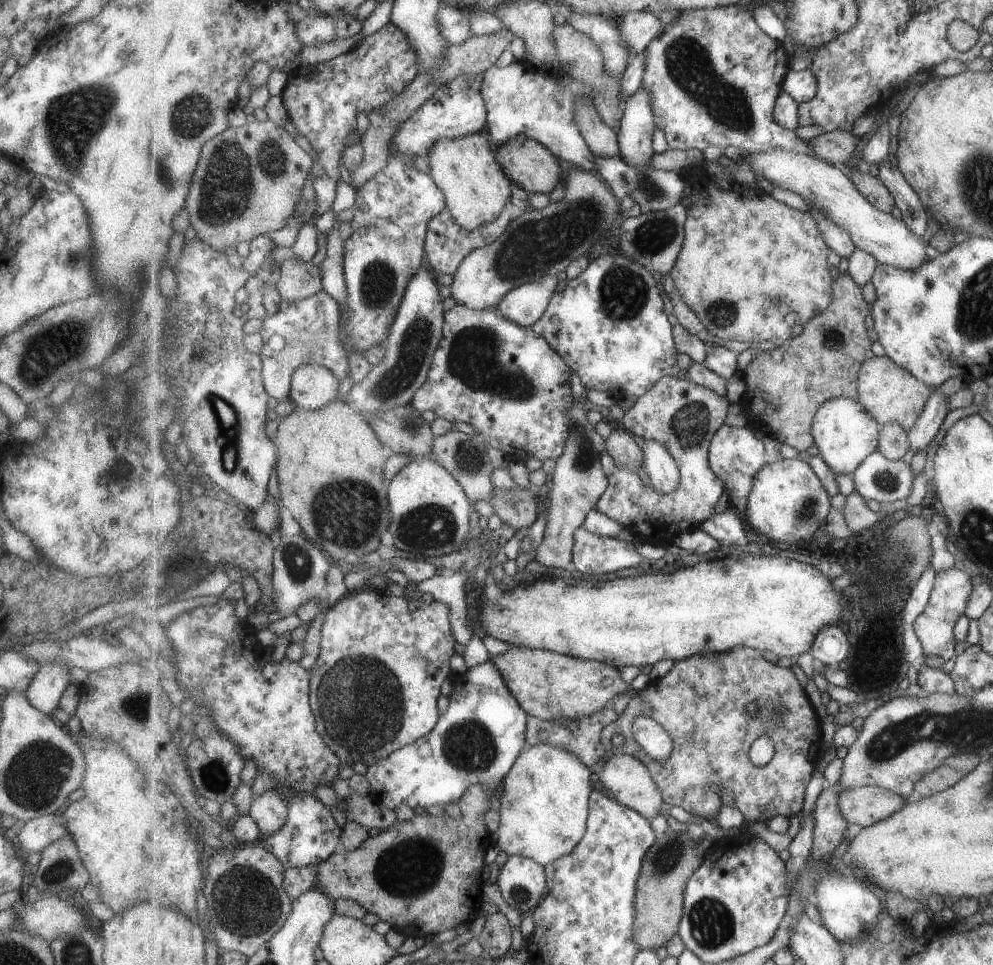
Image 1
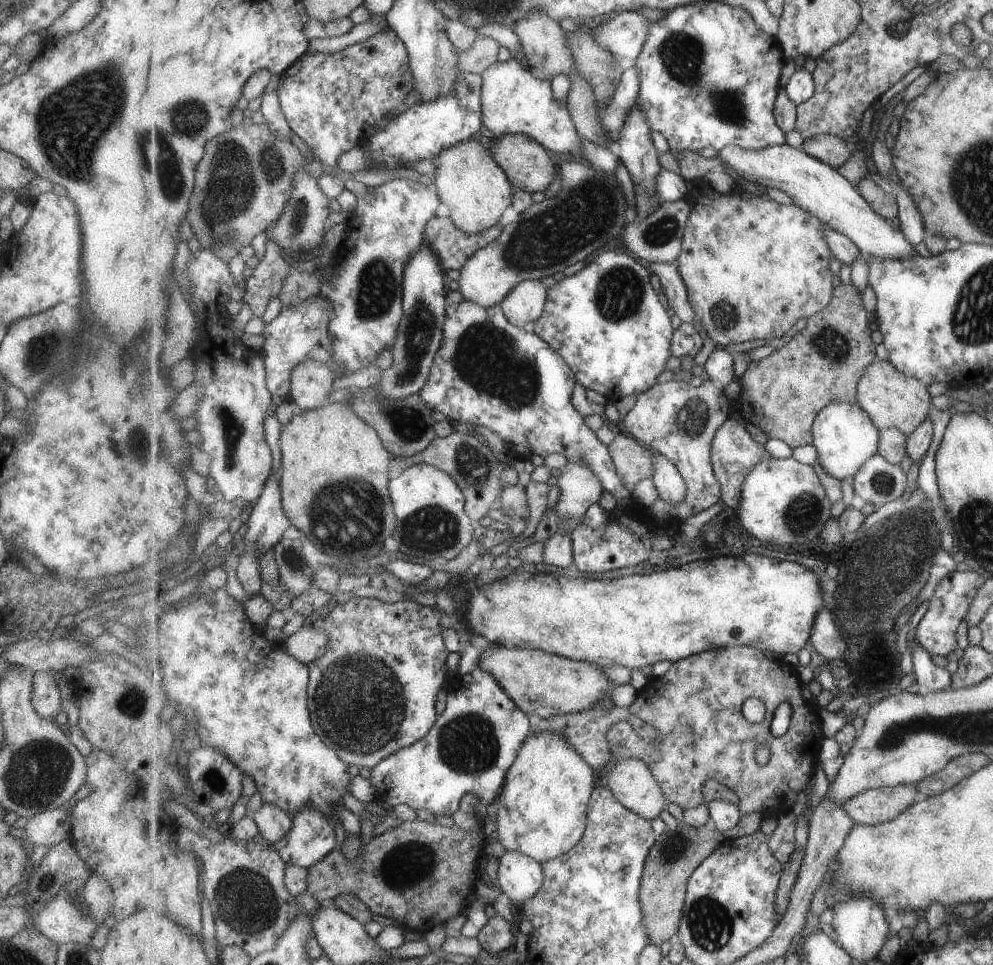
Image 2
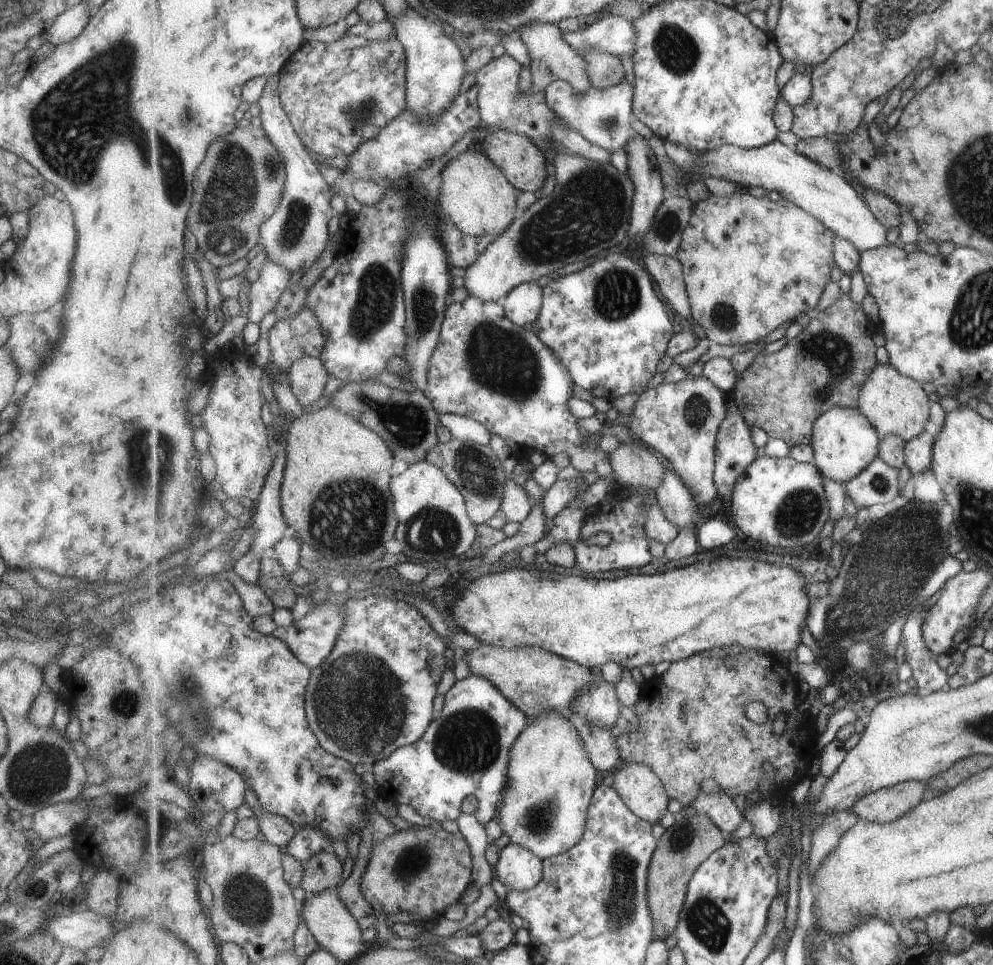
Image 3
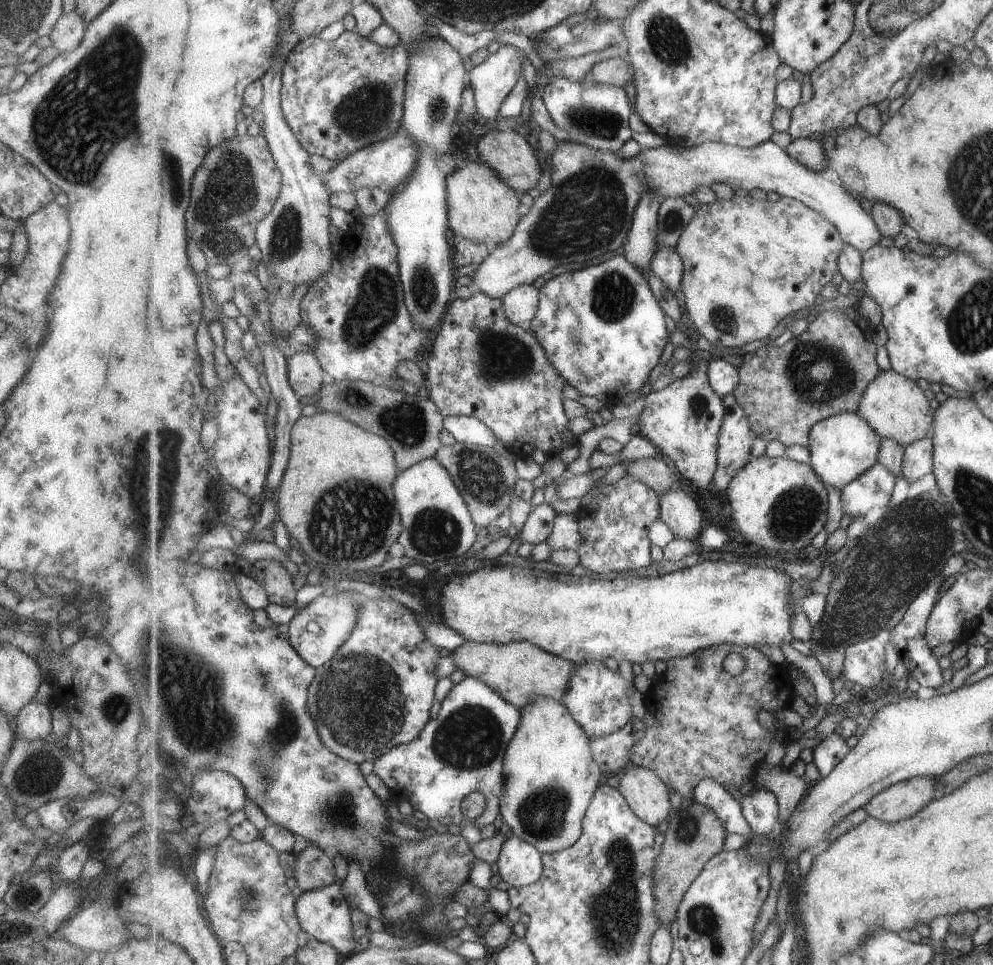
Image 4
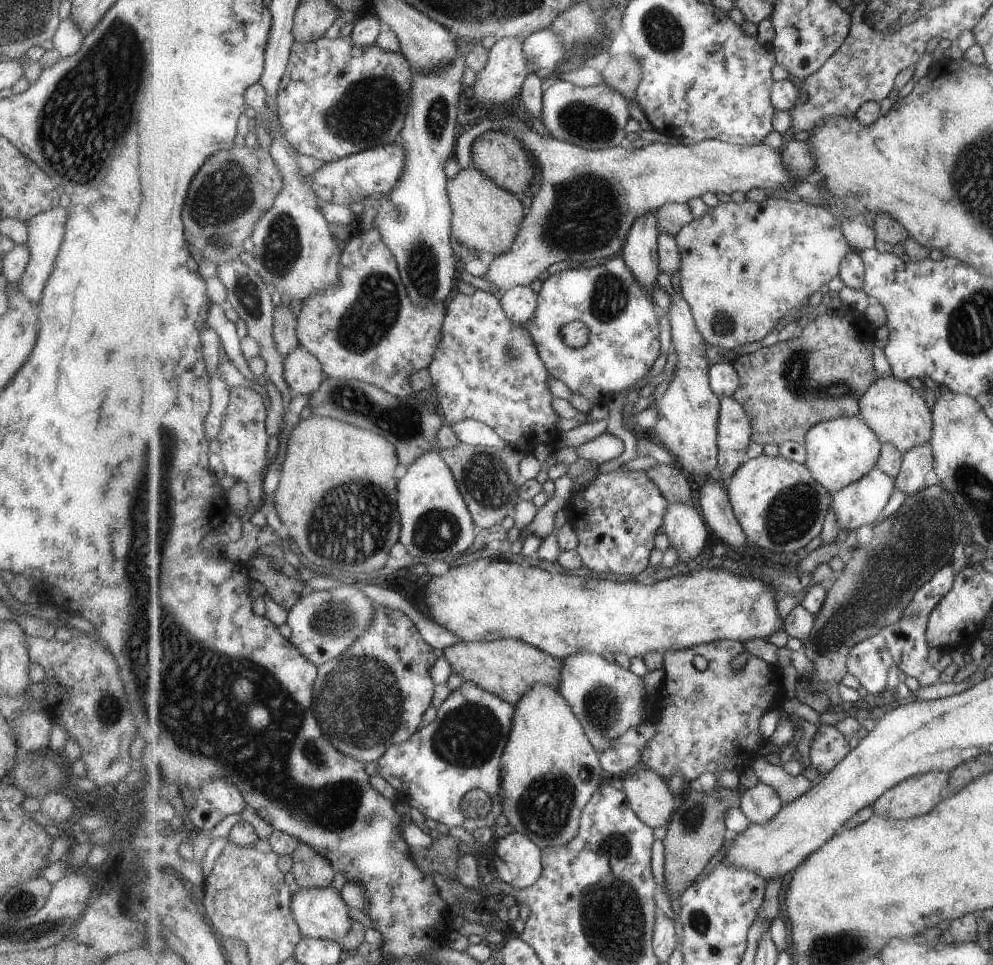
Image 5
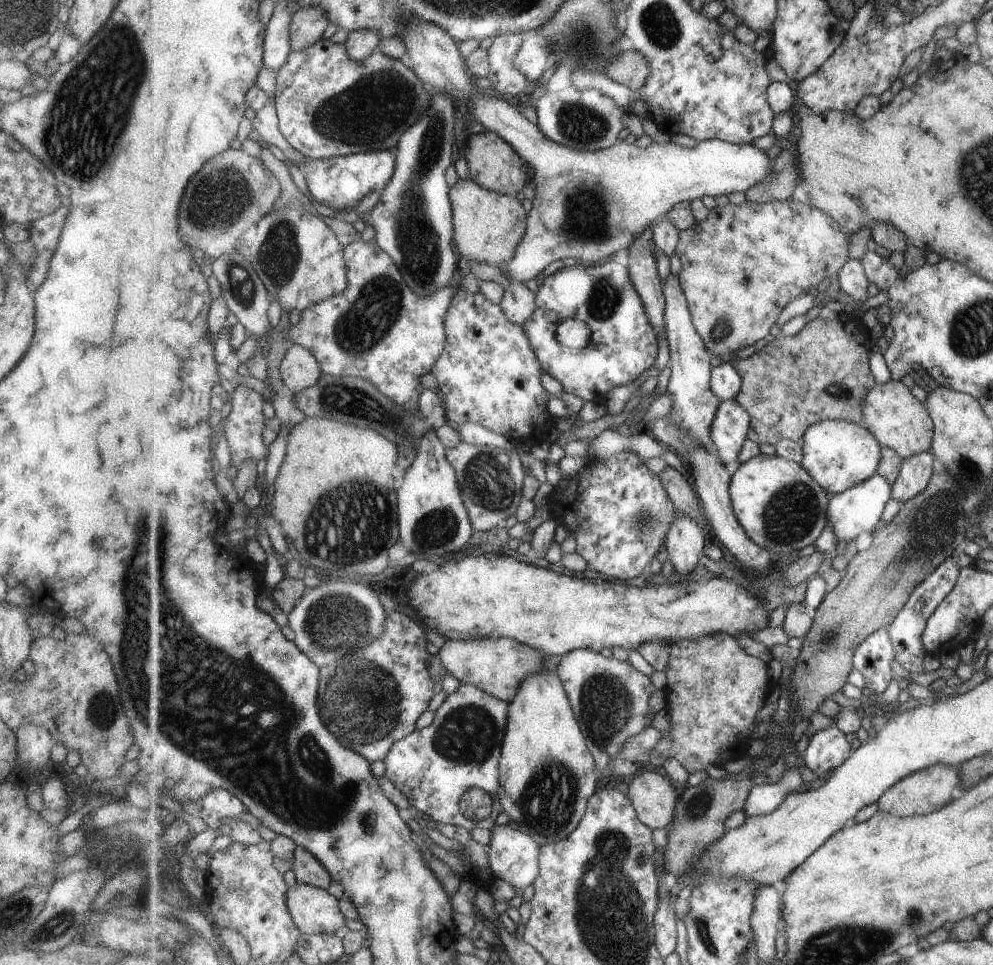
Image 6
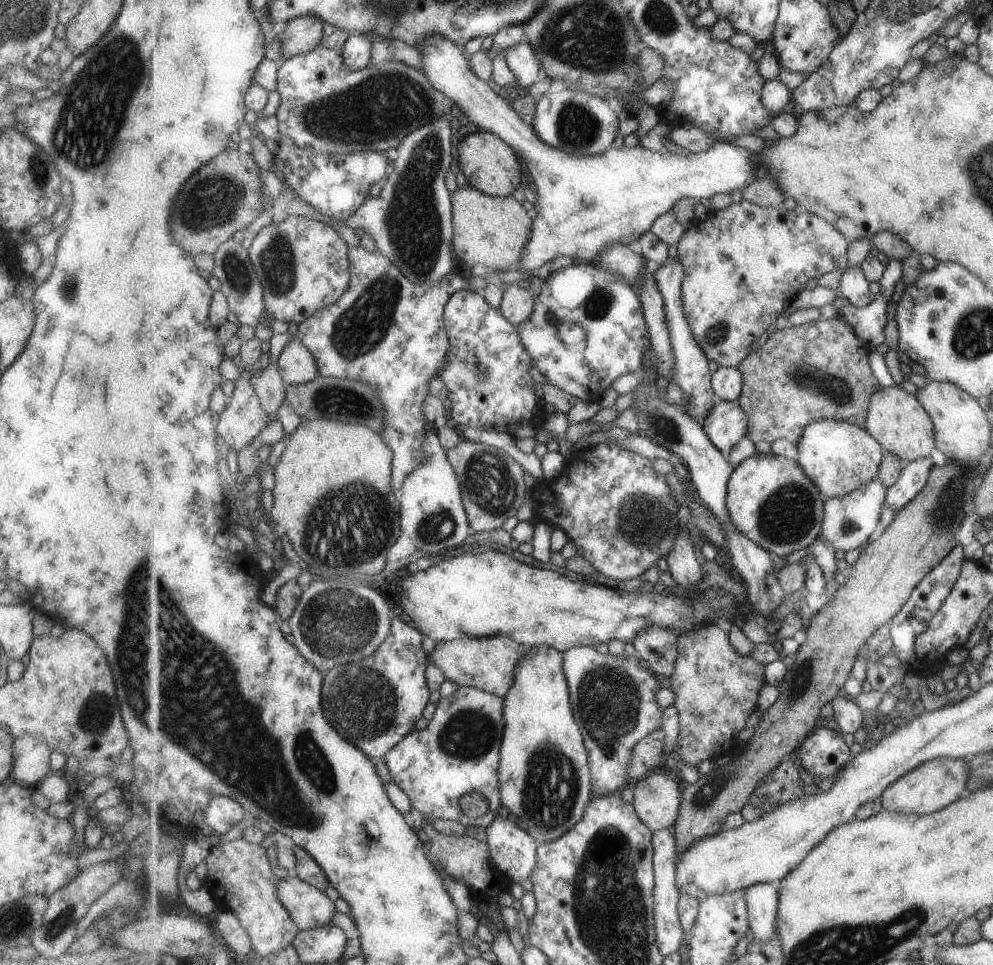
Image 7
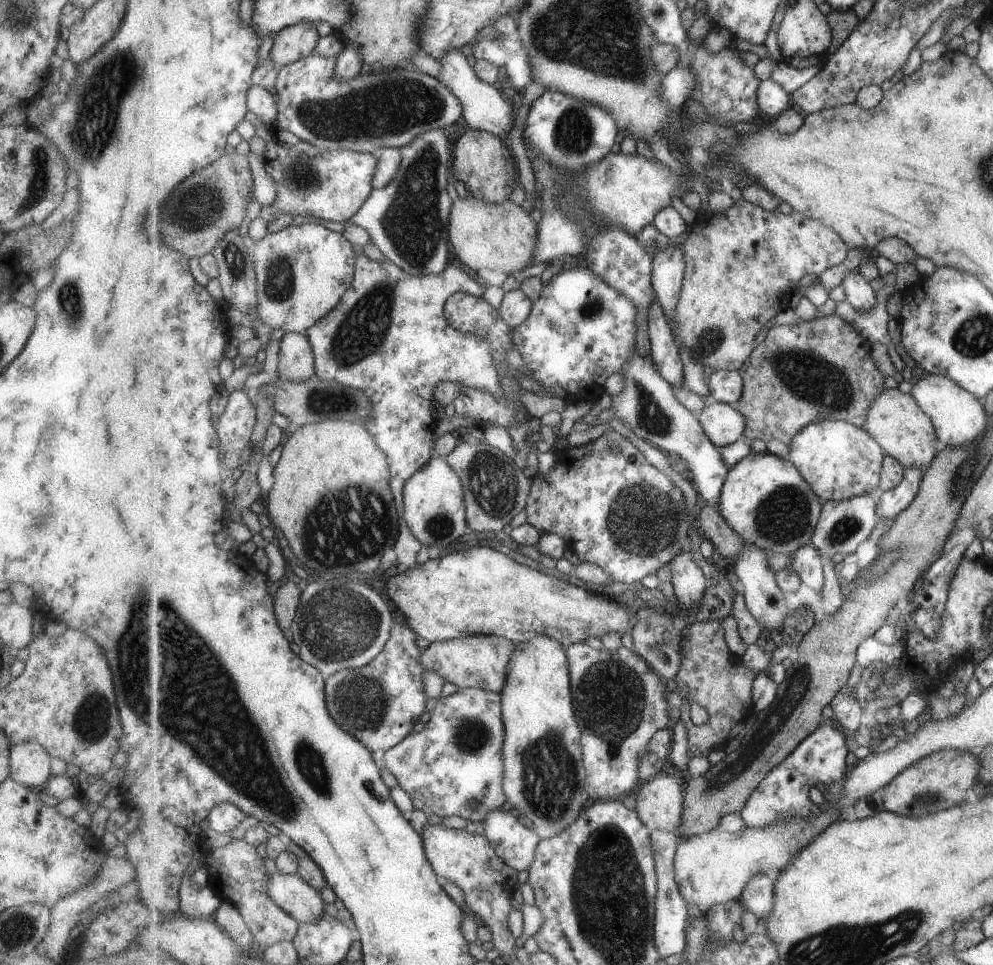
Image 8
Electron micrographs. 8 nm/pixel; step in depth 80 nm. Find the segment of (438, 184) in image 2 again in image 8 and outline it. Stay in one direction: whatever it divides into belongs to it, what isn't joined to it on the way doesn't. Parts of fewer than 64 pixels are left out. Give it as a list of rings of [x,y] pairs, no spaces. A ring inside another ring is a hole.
[[[471,195],[465,199],[457,198],[450,214],[449,228],[450,244],[458,259],[475,271],[488,268],[515,276],[533,265],[540,226],[525,208],[511,200],[496,205]]]

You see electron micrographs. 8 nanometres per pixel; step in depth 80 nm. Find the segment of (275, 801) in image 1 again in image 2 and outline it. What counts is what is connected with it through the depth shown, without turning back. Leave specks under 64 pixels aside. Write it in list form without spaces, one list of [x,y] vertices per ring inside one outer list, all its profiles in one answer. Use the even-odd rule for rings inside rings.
[[[265,802],[253,817],[260,828],[259,838],[272,845],[285,838],[294,823],[293,816],[285,812],[285,809]]]

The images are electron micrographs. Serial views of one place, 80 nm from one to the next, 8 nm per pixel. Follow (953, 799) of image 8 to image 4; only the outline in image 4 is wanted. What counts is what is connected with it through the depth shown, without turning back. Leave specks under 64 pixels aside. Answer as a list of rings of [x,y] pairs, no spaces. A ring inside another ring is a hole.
[[[918,776],[881,791],[865,808],[871,817],[899,822],[921,812],[936,798],[937,777]]]

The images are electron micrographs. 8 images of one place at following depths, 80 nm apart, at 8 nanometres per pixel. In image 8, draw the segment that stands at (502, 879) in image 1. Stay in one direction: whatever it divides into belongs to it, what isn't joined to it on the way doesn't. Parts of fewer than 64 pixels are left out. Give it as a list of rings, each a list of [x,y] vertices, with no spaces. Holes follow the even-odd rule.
[[[502,809],[492,810],[483,827],[484,835],[507,865],[517,872],[528,870],[542,839],[535,829],[521,824],[514,810]]]

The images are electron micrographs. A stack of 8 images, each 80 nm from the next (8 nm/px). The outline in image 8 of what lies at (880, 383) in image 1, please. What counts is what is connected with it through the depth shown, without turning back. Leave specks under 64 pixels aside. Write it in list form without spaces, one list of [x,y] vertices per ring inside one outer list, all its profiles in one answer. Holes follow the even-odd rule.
[[[885,389],[873,401],[864,428],[881,443],[887,455],[895,457],[907,469],[931,466],[938,455],[938,434],[932,418],[919,406],[912,394],[904,394],[899,389]]]

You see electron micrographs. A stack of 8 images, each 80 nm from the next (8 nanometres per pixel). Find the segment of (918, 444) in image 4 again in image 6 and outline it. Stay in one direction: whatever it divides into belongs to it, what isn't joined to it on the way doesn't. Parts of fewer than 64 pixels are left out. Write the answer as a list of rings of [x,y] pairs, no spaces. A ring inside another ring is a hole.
[[[927,451],[904,459],[900,475],[892,484],[892,498],[900,505],[918,495],[930,483],[935,473],[933,455],[932,451]]]

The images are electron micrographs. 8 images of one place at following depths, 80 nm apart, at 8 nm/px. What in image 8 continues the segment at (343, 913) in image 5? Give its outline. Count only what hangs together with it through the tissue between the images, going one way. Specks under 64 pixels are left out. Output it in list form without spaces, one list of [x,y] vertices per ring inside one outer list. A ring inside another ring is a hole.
[[[276,871],[268,880],[269,896],[301,924],[318,921],[325,910],[324,898],[301,875]]]

